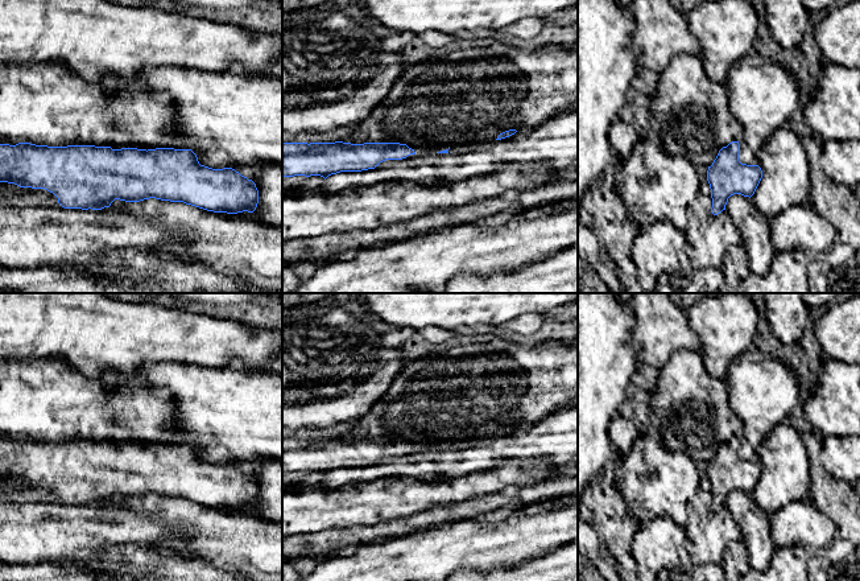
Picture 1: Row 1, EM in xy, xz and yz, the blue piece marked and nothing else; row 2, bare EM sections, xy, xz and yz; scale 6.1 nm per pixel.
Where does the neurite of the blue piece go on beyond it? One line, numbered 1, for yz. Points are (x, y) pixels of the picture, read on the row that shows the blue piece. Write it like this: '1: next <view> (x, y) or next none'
1: next none

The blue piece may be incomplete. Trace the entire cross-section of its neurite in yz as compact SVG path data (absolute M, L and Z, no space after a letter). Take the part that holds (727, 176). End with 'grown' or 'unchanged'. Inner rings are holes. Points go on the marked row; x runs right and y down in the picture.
M732 141L723 147L707 170L711 189L711 213L718 215L725 210L728 198L733 194L752 197L762 178L758 165L747 165L739 161L740 144Z; unchanged

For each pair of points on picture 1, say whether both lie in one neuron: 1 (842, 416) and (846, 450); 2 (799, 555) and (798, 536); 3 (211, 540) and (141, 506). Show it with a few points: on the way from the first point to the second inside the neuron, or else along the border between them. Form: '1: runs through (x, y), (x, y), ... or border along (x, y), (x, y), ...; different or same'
1: border along (846, 435), (825, 436), (822, 439); different
2: border along (777, 546), (802, 546), (809, 552); different
3: runs through (194, 527), (178, 514), (158, 507); same

